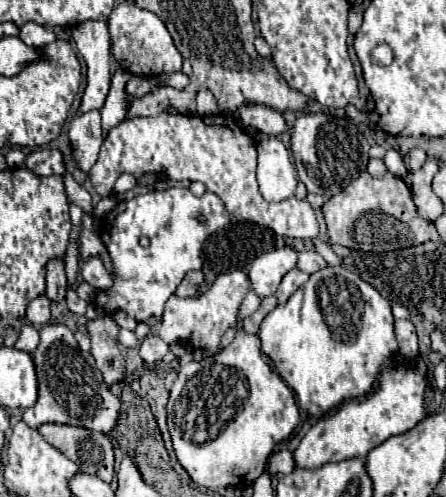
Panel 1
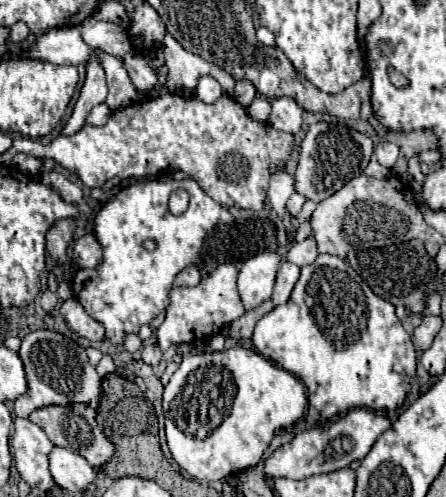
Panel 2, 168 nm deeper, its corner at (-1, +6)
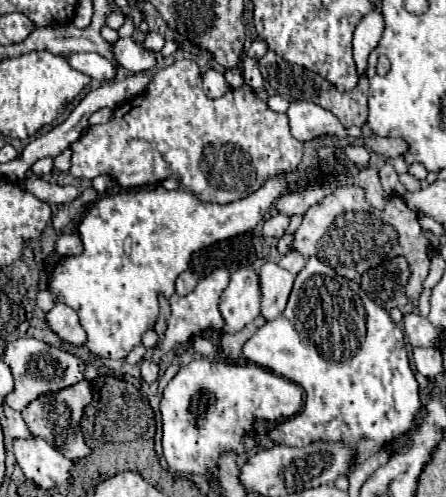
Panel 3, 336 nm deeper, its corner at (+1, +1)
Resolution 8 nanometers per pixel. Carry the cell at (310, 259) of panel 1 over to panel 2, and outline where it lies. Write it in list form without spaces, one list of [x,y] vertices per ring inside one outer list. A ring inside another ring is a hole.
[[[306,238],[304,242],[296,242],[288,252],[288,262],[296,266],[308,266],[318,258],[318,248],[312,238]]]

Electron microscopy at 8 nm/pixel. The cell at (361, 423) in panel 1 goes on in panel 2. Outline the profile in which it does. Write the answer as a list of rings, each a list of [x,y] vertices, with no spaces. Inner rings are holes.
[[[352,408],[344,414],[338,416],[338,420],[332,420],[318,430],[304,430],[294,436],[292,442],[280,446],[264,466],[264,474],[270,478],[292,478],[292,480],[302,480],[312,474],[324,474],[324,472],[334,472],[340,468],[350,466],[354,460],[362,460],[376,438],[392,426],[392,418],[384,412],[376,412],[370,408]]]

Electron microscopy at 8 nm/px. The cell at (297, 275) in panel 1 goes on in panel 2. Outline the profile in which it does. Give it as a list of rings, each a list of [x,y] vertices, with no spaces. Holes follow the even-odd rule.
[[[282,262],[280,264],[280,272],[278,272],[278,278],[276,278],[276,286],[274,286],[274,294],[272,294],[272,300],[274,304],[284,304],[288,298],[290,298],[290,292],[296,284],[300,276],[300,268],[292,262]]]

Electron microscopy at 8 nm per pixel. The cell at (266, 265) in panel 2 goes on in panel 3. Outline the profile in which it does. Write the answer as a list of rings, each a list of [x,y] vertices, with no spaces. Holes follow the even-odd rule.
[[[238,269],[230,275],[230,283],[220,297],[220,313],[224,317],[222,333],[236,333],[260,315],[260,287],[256,271]]]

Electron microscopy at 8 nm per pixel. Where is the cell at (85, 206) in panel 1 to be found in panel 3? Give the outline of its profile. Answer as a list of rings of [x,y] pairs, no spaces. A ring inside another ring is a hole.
[[[40,177],[26,179],[24,189],[50,205],[70,203],[78,197],[78,189],[74,185],[52,185],[52,183],[44,183]]]

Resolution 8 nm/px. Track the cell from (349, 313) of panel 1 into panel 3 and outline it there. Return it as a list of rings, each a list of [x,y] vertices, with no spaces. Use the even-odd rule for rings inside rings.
[[[308,257],[304,269],[296,275],[286,311],[278,319],[268,321],[246,341],[242,361],[270,369],[272,373],[300,385],[306,393],[302,411],[272,427],[268,433],[270,439],[290,447],[306,447],[314,441],[348,443],[354,447],[350,471],[392,439],[410,433],[416,413],[420,411],[418,383],[406,357],[402,329],[390,321],[388,313],[380,305],[366,297],[358,283],[340,277],[318,257]]]

